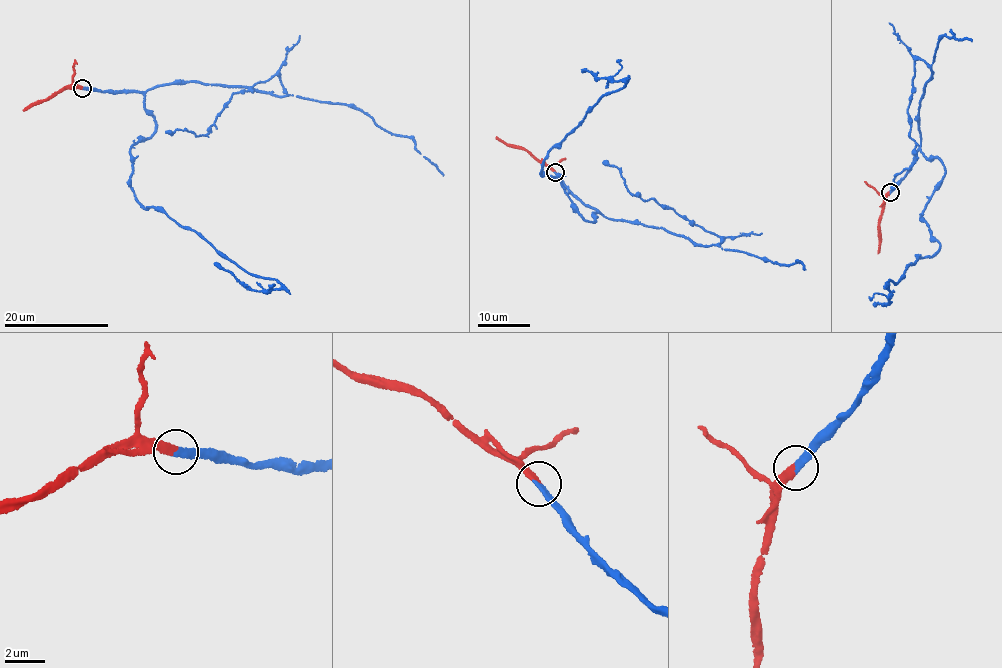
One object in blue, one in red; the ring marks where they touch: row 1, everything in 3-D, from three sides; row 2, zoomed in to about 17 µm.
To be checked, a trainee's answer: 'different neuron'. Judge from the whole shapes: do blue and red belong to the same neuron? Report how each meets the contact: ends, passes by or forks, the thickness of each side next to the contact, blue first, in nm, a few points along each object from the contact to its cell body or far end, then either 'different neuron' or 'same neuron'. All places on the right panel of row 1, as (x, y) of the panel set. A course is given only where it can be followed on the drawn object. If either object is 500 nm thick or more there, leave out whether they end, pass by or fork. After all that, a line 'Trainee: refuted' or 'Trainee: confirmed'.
blue ends there; red ends there; 280 nm thick on the blue side, 300 nm on the other; blue runs (890, 192), (919, 150), (942, 162), (921, 216), (939, 249), (890, 279), (889, 303), (875, 303); red runs (890, 192), (880, 215), (878, 229), (882, 239), (878, 253); same neuron
Trainee: refuted

